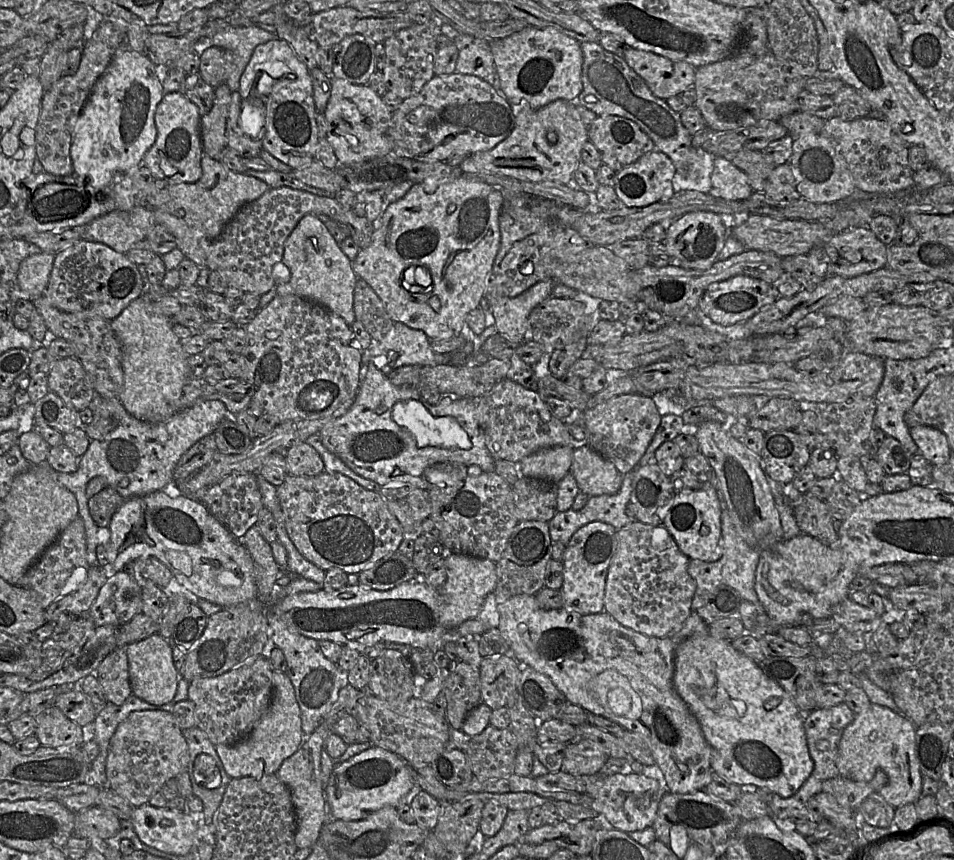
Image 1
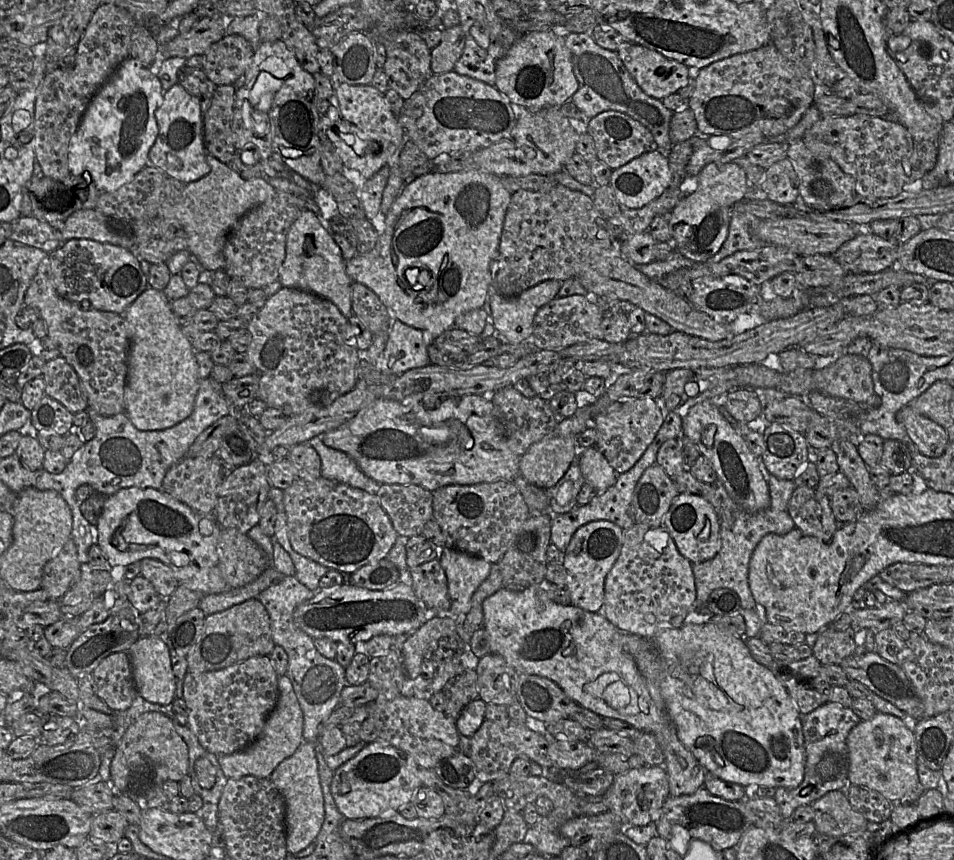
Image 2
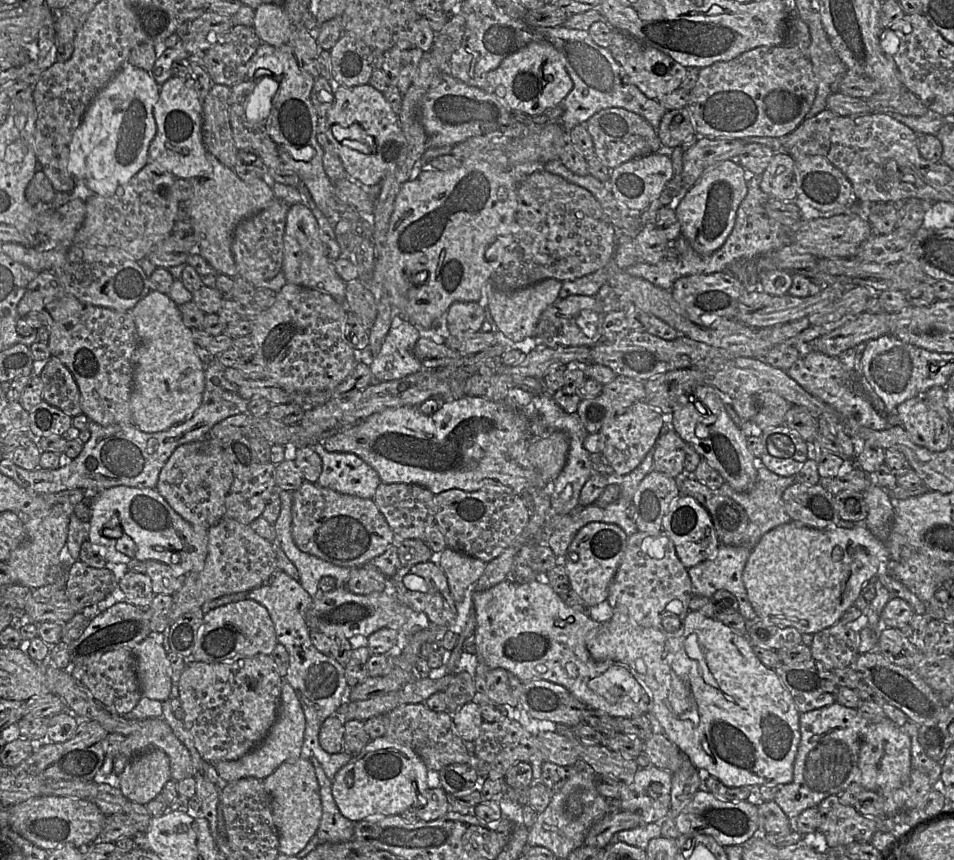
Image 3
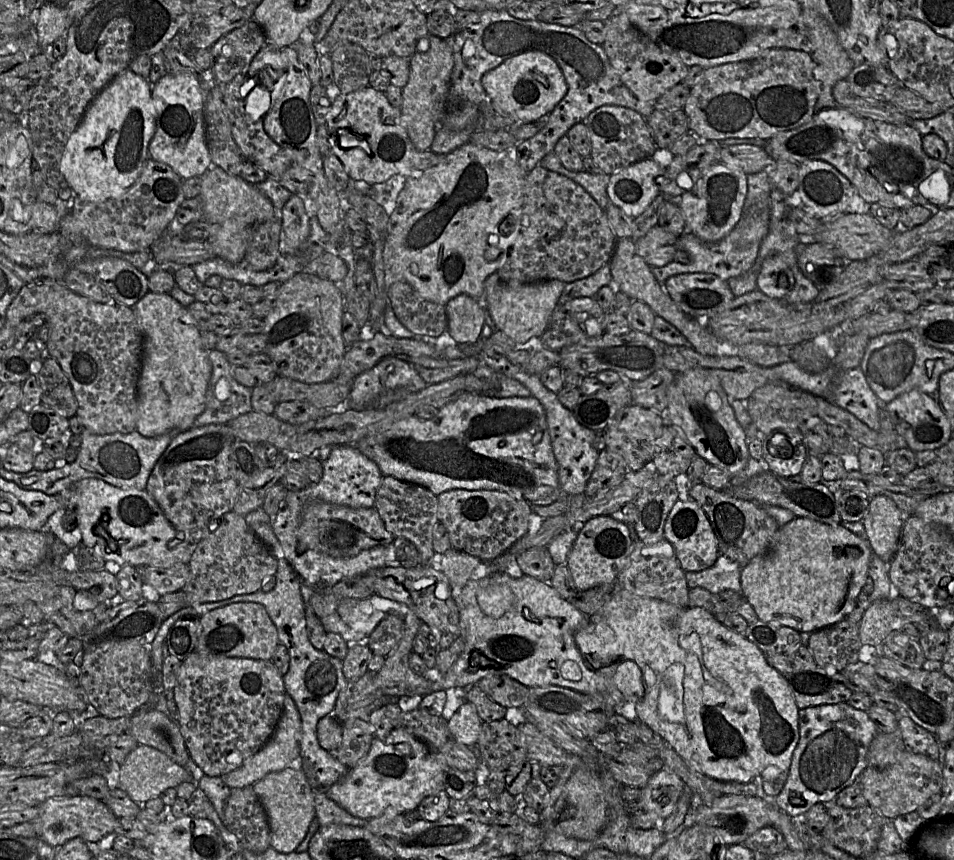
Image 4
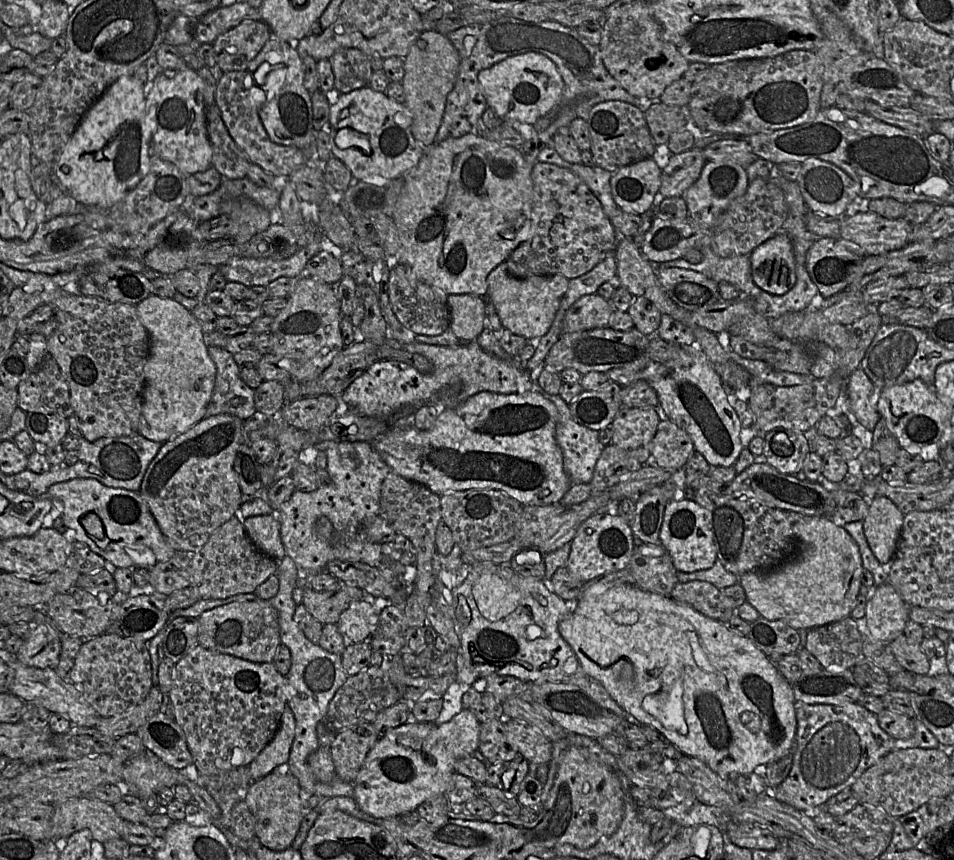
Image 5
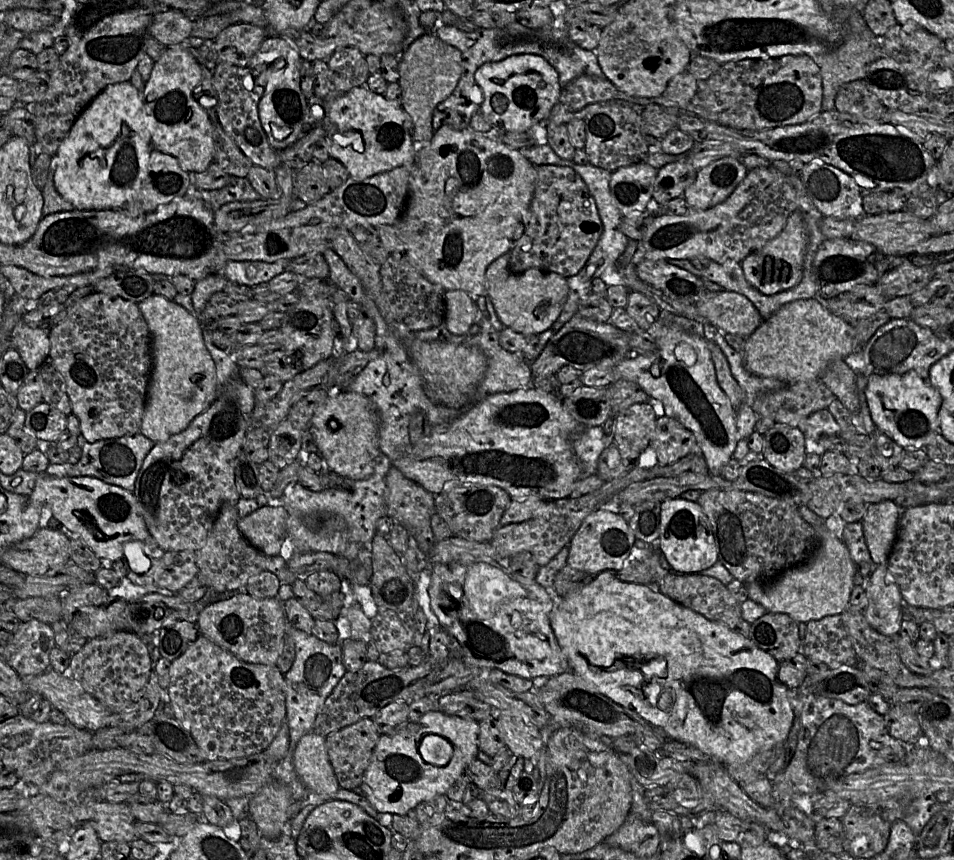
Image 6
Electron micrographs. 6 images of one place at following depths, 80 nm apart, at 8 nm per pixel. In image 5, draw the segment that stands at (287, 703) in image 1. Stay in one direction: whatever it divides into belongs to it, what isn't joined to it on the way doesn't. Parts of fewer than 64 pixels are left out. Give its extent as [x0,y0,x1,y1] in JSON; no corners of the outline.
[247,705,295,781]

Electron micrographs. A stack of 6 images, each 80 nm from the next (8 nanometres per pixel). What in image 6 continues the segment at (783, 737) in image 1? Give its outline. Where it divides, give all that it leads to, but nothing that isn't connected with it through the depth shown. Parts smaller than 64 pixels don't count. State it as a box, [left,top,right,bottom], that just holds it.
[550,572,794,764]

